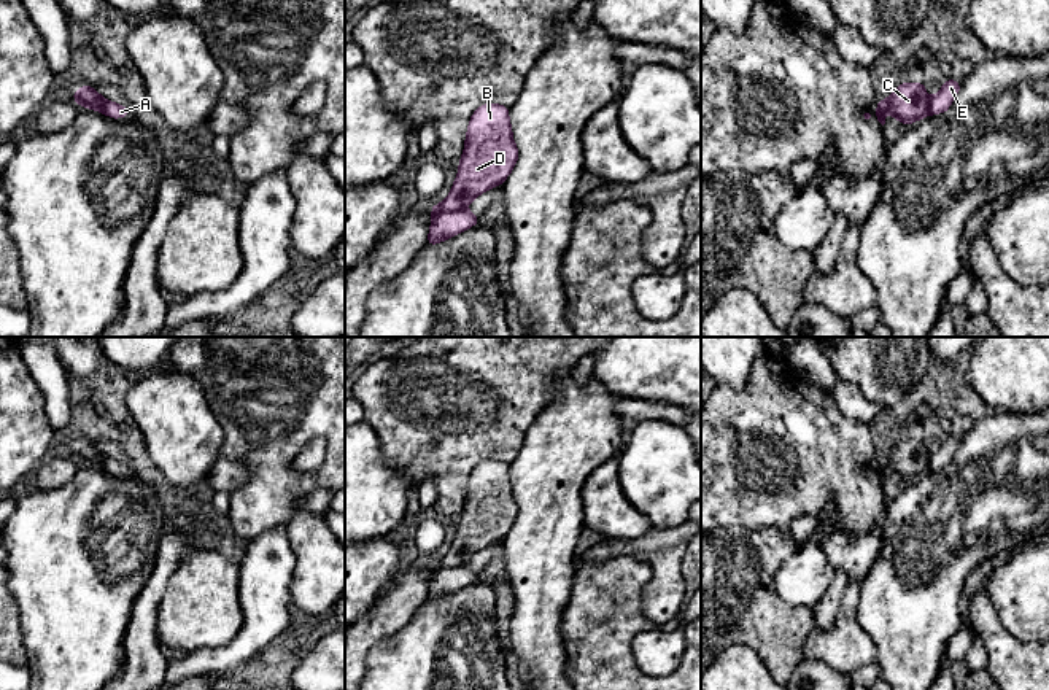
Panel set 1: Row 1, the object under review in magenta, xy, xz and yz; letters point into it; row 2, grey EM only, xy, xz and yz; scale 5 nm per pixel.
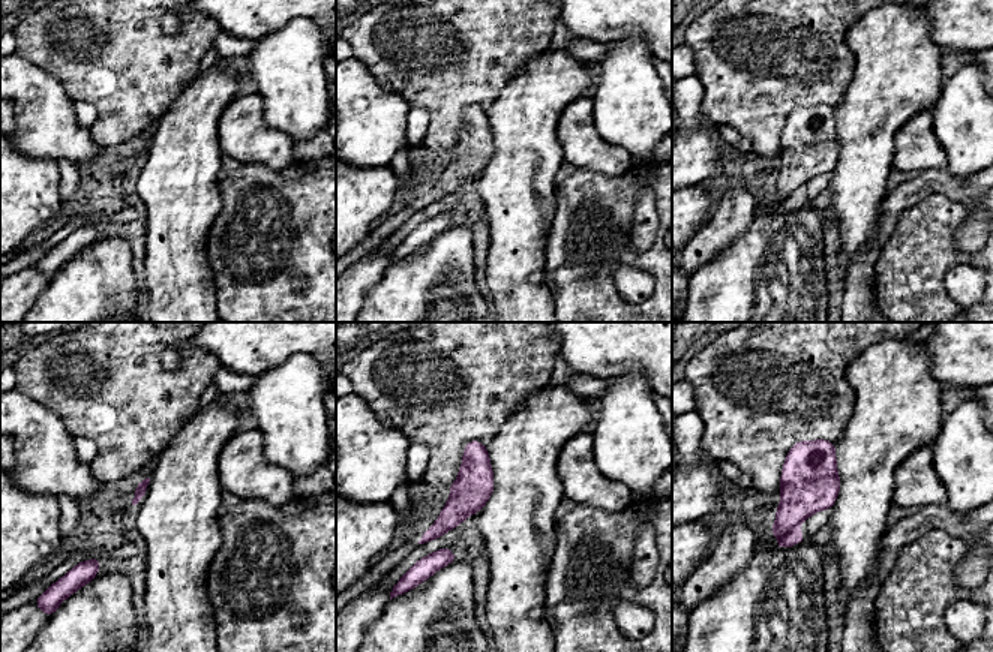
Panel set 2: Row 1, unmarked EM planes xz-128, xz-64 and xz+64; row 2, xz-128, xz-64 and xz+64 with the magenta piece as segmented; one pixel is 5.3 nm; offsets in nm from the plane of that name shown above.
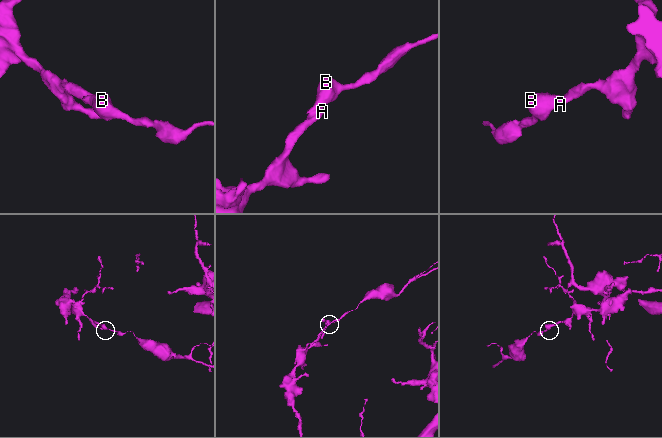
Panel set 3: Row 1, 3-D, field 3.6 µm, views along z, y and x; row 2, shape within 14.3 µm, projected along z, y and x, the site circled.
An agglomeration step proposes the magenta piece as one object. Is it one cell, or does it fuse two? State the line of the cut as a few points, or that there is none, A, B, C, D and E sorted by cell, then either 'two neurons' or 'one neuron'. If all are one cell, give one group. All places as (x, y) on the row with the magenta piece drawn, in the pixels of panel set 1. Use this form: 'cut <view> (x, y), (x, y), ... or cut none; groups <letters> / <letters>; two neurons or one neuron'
cut xz (463, 207), (453, 212), (437, 212), (433, 217); groups A E / B C D; two neurons

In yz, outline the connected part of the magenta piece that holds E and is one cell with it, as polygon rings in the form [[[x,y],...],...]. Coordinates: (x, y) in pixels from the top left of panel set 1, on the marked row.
[[[949,78],[939,92],[930,99],[930,114],[946,113],[960,91],[962,83]]]

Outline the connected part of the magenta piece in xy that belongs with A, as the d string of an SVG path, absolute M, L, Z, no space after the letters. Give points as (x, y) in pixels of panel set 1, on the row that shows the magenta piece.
M102 99L102 102L99 103L99 108L103 114L106 114L113 119L119 119L119 118L124 118L124 116L130 114L127 107L118 105L118 103L114 103L108 99Z

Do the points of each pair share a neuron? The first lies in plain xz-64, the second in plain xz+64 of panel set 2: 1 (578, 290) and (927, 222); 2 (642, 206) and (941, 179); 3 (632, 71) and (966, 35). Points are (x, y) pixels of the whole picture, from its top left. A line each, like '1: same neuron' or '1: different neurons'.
1: same neuron
2: same neuron
3: different neurons

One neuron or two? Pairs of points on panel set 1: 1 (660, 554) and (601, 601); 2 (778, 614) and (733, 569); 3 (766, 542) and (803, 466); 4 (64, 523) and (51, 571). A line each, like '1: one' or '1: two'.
1: two
2: one
3: two
4: one

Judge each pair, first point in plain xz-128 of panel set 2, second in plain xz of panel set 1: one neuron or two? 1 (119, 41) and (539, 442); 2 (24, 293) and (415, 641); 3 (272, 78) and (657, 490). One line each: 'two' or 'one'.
1: two
2: two
3: one

